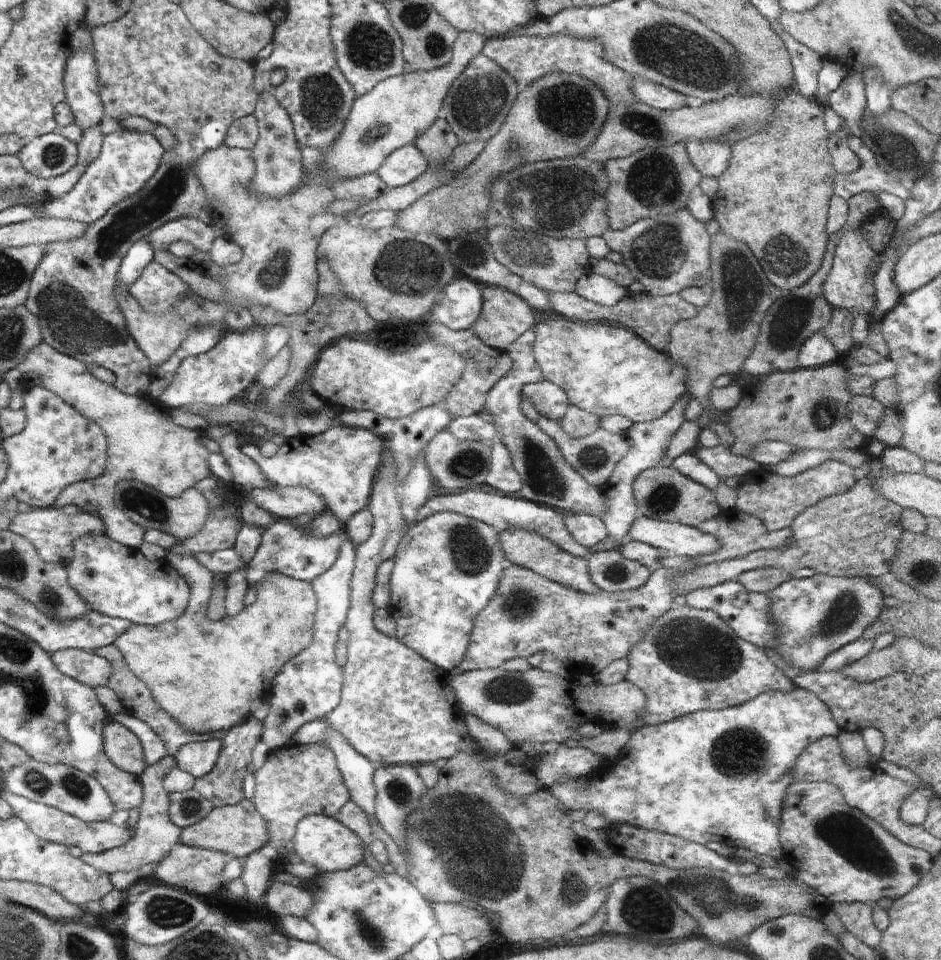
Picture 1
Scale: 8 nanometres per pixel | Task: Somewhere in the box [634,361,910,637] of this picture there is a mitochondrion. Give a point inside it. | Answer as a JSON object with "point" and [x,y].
{"point":[825,413]}

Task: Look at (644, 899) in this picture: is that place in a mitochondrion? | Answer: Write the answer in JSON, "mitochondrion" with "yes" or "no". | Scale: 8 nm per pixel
{"mitochondrion":"yes"}

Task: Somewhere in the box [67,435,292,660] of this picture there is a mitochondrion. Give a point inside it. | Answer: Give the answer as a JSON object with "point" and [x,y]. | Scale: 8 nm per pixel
{"point":[144,503]}

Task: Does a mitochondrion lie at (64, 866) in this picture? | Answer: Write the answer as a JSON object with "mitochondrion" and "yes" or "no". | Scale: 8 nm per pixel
{"mitochondrion":"no"}

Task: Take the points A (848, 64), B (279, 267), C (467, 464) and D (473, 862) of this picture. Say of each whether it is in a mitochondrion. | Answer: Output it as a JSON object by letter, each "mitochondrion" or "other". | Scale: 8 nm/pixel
{"A":"other","B":"mitochondrion","C":"mitochondrion","D":"mitochondrion"}

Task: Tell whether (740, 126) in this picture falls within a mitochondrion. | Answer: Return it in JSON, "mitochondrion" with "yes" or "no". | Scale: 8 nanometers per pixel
{"mitochondrion":"yes"}

